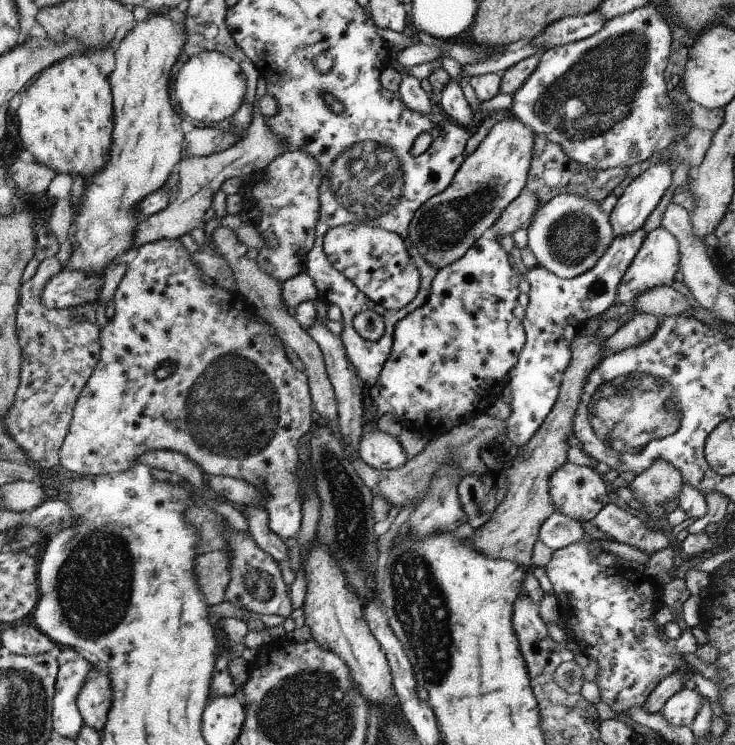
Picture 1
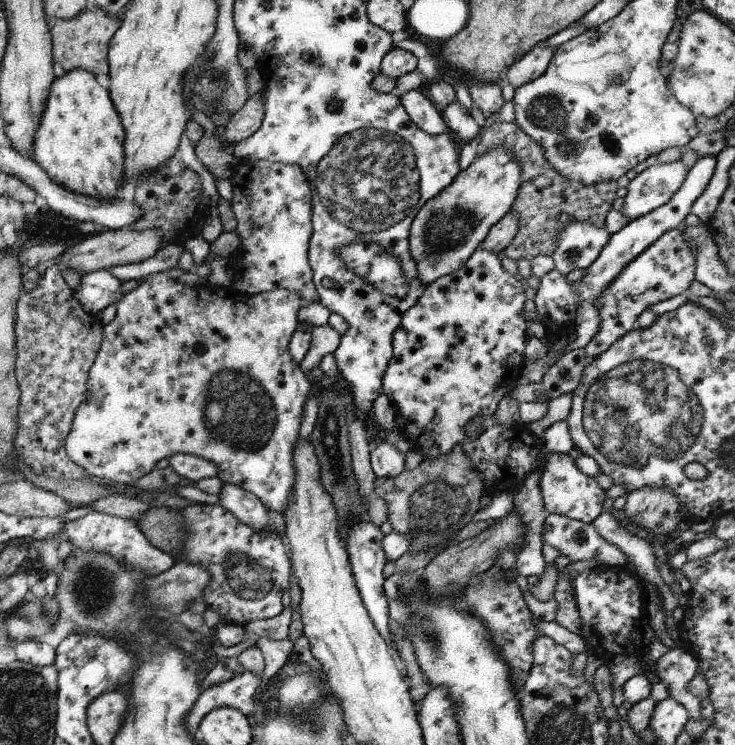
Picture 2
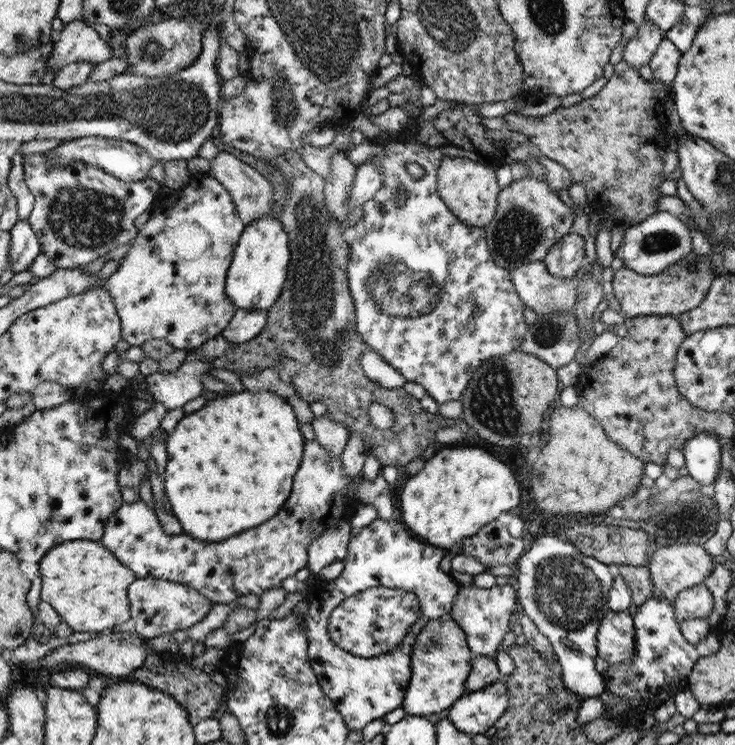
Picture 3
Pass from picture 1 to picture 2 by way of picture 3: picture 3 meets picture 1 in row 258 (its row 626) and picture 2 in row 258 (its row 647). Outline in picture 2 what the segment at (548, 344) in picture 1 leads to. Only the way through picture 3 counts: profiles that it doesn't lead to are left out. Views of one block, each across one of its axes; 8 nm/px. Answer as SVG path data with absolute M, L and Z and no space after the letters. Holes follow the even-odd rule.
M717 156L699 158L692 168L689 169L684 184L680 186L680 190L674 194L668 204L630 221L620 231L609 235L610 240L606 243L598 258L588 267L588 274L580 282L570 284L566 277L561 275L556 268L540 279L540 288L538 288L536 298L533 301L536 304L538 320L548 330L547 340L550 340L556 334L558 338L568 335L570 330L568 326L575 322L576 310L578 310L578 306L584 300L593 302L596 298L600 298L602 292L605 292L606 286L624 270L625 266L628 266L639 254L642 254L649 246L652 246L662 234L683 226L686 216L691 213L692 204L706 190L706 185L710 182L716 165Z

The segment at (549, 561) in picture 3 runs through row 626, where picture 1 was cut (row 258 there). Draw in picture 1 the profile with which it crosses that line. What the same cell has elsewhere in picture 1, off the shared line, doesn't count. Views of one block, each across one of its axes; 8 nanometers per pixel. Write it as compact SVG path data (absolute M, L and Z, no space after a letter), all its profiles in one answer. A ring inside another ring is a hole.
M564 193L549 200L538 208L527 226L528 245L538 259L539 266L552 271L561 279L571 279L590 270L607 250L616 236L609 216L600 210L600 205L574 193Z

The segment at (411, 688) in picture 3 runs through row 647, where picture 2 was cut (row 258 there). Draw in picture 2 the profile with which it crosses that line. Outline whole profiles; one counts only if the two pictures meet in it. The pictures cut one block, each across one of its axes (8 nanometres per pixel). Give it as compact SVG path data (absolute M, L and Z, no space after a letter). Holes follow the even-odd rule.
M507 143L492 150L482 149L475 161L459 172L450 186L421 206L411 221L409 247L422 284L432 284L466 264L488 236L490 228L511 211L521 178L522 166L516 162Z

